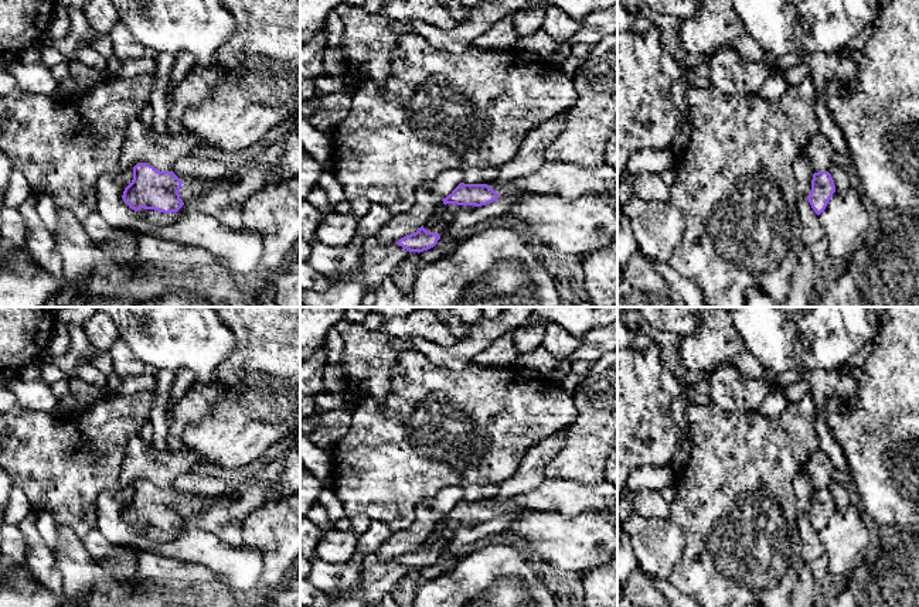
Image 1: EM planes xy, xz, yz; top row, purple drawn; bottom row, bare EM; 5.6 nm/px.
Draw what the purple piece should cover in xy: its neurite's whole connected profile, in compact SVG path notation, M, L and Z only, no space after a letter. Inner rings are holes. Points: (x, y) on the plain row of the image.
M147 480L133 484L133 497L123 508L123 518L135 528L142 525L164 531L191 522L229 546L241 546L244 524L249 514L269 502L266 490L246 481L236 499L178 495L173 488L160 488Z

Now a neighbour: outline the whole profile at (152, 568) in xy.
M143 552L137 557L137 572L143 582L166 580L176 586L210 582L211 574L202 566Z

